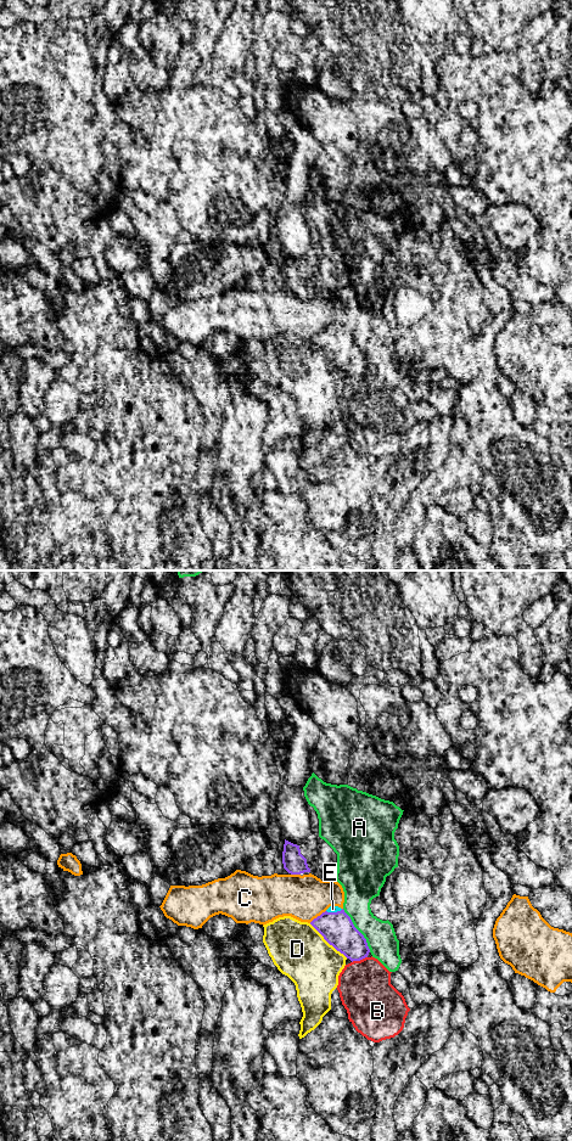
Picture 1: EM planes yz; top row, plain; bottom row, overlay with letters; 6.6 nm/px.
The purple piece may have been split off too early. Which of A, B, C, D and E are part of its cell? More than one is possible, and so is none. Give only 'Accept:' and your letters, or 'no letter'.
Accept: E

